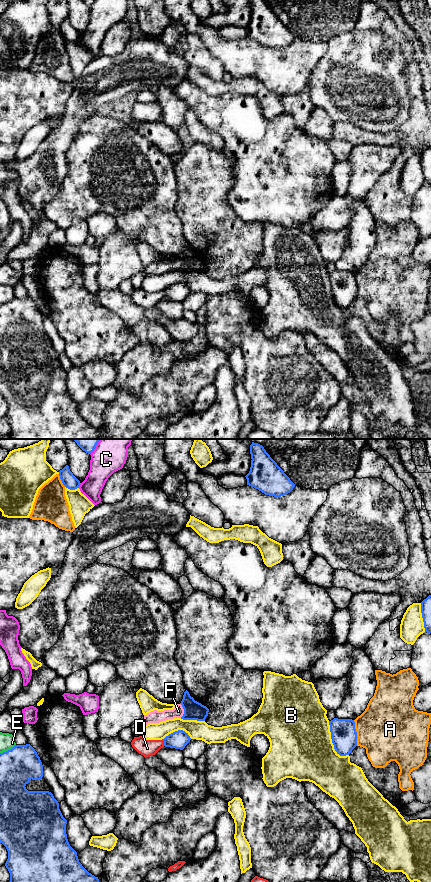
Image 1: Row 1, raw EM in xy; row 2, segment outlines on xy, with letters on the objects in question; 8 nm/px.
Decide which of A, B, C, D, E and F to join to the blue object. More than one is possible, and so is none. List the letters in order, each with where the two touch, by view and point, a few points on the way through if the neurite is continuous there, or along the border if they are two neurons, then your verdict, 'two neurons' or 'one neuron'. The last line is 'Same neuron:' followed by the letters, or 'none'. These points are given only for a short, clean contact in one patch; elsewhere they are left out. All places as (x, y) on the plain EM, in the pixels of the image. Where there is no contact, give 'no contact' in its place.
A: contact xy (356, 285); two neurons
B: contact xy (332, 294); two neurons
C: contact xy (79, 37); two neurons
D: contact xy (164, 294); two neurons
E: contact xy (8, 302); two neurons
F: contact xy (184, 262); border xy (180, 255), (183, 261), (181, 269); two neurons
Same neuron: none

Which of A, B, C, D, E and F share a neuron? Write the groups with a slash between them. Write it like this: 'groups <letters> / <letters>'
groups A / B / C / D / E / F

